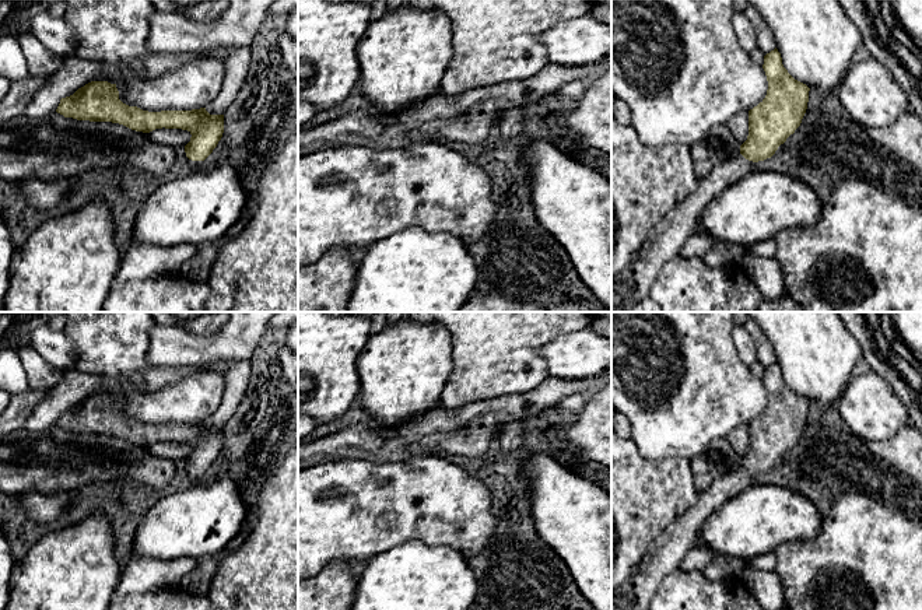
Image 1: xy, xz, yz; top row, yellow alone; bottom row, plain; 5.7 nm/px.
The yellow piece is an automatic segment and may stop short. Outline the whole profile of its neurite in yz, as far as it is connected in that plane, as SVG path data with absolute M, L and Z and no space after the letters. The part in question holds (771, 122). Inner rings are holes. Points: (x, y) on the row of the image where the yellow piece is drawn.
M776 48L764 56L763 69L768 81L767 95L749 111L749 136L740 152L701 178L697 189L649 232L639 257L611 276L611 312L632 312L638 301L649 297L662 266L679 256L684 242L698 231L705 208L758 161L771 158L800 126L810 88L788 73Z

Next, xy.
M91 81L73 95L62 98L56 109L64 118L90 122L112 122L132 130L182 129L192 137L185 146L193 172L204 169L203 161L213 152L224 133L224 115L210 115L206 108L192 111L148 112L119 99L116 84Z

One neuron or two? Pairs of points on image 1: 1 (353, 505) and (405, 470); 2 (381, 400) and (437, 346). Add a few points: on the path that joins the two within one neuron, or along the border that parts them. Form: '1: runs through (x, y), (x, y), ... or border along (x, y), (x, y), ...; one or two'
1: runs through (365, 505), (370, 505), (392, 483); one
2: runs through (395, 386), (423, 358); one

